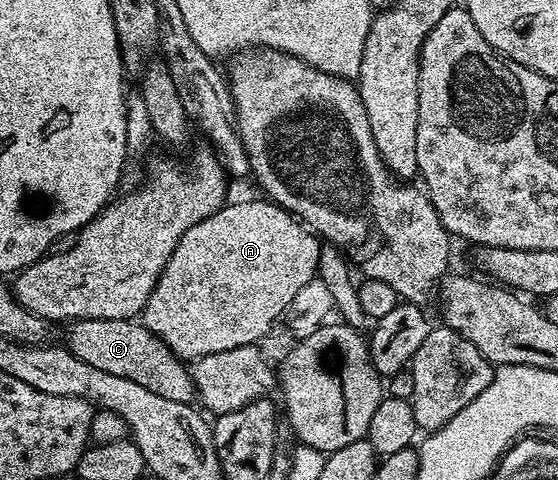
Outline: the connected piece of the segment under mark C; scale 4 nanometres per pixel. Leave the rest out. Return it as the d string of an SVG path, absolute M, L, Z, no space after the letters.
M78 319L67 324L68 332L65 333L63 342L68 350L78 357L78 361L86 361L86 365L94 365L94 369L103 369L106 373L114 373L114 377L126 377L126 381L135 381L137 385L143 385L145 389L150 389L150 393L158 393L158 397L167 397L169 401L182 401L183 403L192 403L197 398L196 386L192 380L191 370L186 366L185 360L179 359L169 347L164 344L156 335L150 333L143 325L143 322L133 321L131 319Z

